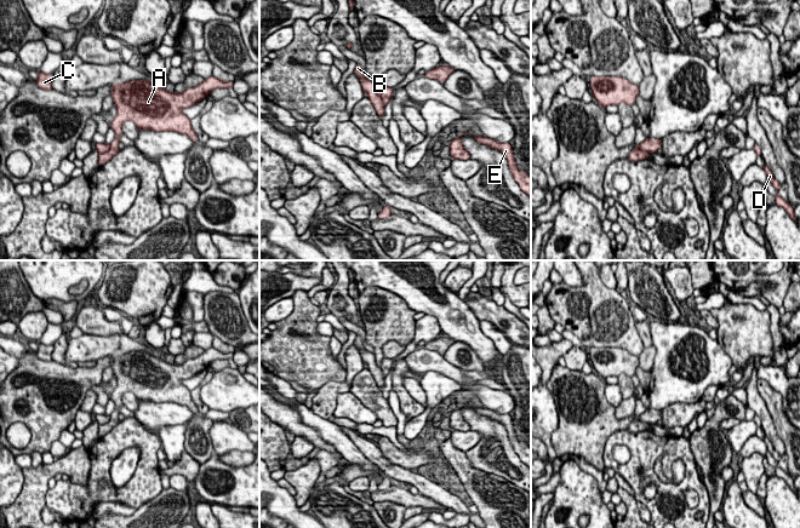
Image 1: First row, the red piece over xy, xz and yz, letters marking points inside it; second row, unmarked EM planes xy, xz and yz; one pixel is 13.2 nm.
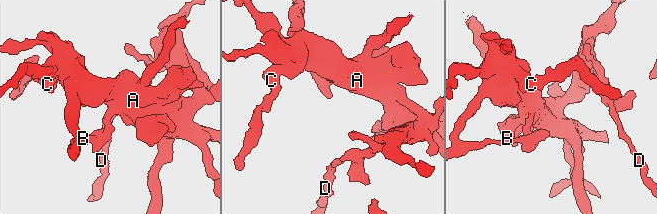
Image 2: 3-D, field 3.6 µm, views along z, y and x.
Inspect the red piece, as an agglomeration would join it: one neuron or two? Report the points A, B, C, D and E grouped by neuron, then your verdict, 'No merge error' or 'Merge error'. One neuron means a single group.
Groups: A B C D E. No merge error

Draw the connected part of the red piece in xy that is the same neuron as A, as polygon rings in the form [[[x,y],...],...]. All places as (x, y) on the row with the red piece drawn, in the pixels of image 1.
[[[210,76],[202,84],[187,88],[182,93],[168,92],[162,86],[155,86],[148,80],[114,84],[110,96],[118,115],[114,117],[110,128],[115,132],[116,138],[110,144],[96,144],[96,150],[99,153],[98,165],[107,163],[119,153],[121,126],[127,120],[133,121],[137,128],[142,131],[172,131],[188,136],[195,143],[199,142],[198,134],[190,125],[190,119],[182,113],[182,109],[190,108],[206,98],[212,90],[232,88],[233,82]]]

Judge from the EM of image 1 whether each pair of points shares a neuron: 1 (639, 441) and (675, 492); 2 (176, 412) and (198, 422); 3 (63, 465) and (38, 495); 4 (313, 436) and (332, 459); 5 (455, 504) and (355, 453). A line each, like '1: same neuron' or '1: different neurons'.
1: same neuron
2: different neurons
3: same neuron
4: different neurons
5: different neurons

